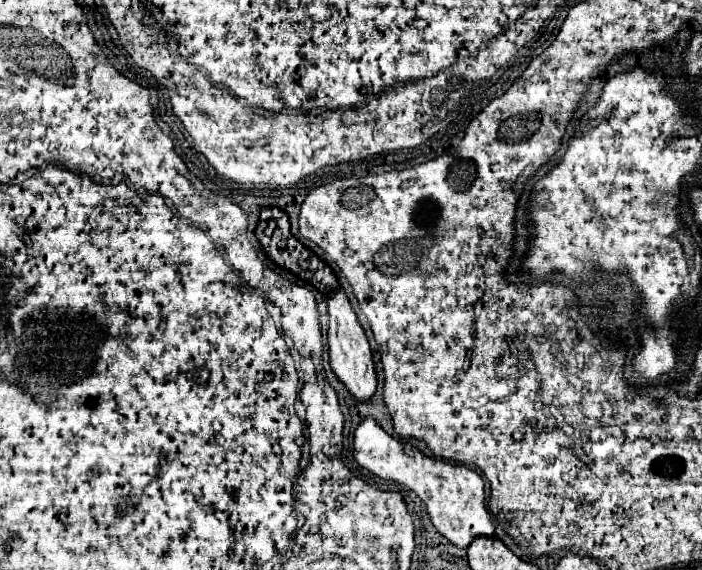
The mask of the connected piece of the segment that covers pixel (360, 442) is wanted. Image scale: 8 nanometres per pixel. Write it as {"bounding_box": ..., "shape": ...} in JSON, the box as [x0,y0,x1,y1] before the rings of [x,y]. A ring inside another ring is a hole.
{"bounding_box":[354,418,494,548],"shape":[[[364,418],[354,432],[354,460],[372,474],[404,484],[416,492],[426,504],[436,530],[458,548],[466,548],[476,536],[494,536],[494,526],[484,504],[484,482],[472,468],[428,458],[410,442],[390,436],[374,418]]]}

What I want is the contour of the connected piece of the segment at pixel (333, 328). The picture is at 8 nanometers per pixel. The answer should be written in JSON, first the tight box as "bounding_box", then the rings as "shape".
{"bounding_box":[326,288,376,400],"shape":[[[334,288],[332,292],[328,292],[326,306],[330,316],[330,326],[328,326],[330,366],[334,374],[340,378],[340,382],[352,392],[352,396],[356,396],[358,400],[368,400],[376,390],[376,374],[374,374],[374,362],[372,362],[372,352],[370,352],[366,332],[360,326],[344,288]]]}

